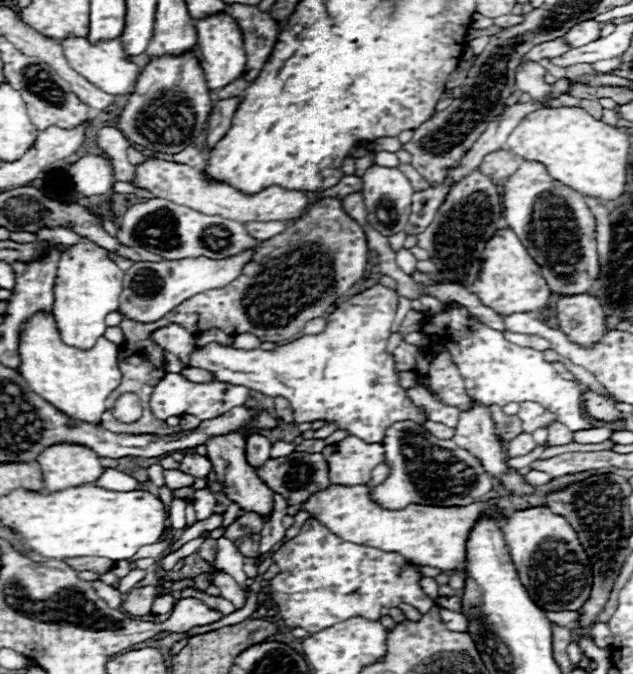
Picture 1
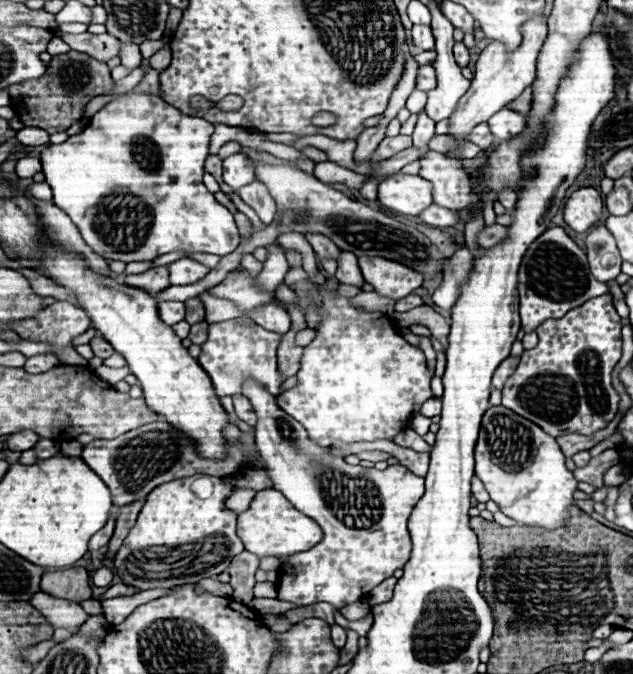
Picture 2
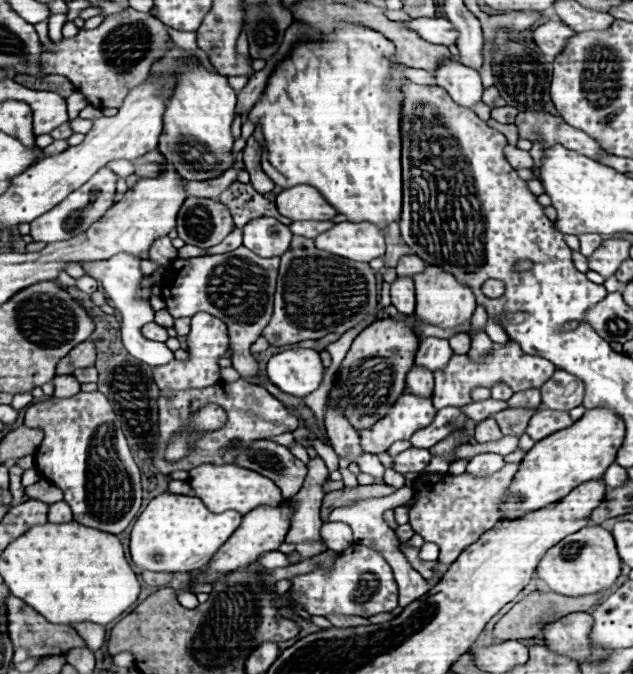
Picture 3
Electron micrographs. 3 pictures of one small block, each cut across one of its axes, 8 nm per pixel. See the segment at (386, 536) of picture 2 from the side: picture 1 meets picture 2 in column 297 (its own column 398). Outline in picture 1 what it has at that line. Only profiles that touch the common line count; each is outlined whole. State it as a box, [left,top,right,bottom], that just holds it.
[268,420,492,634]

